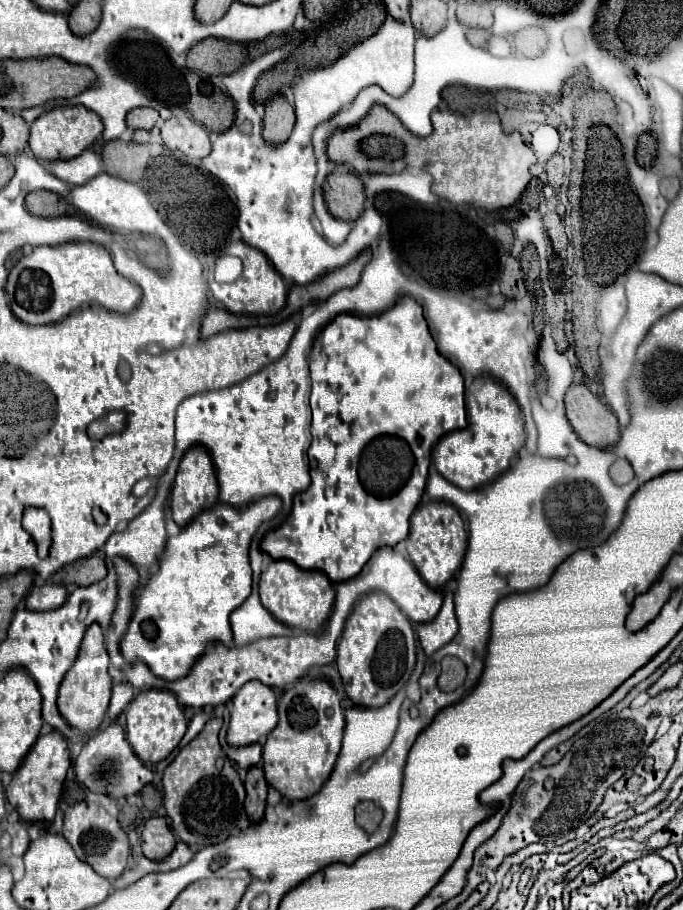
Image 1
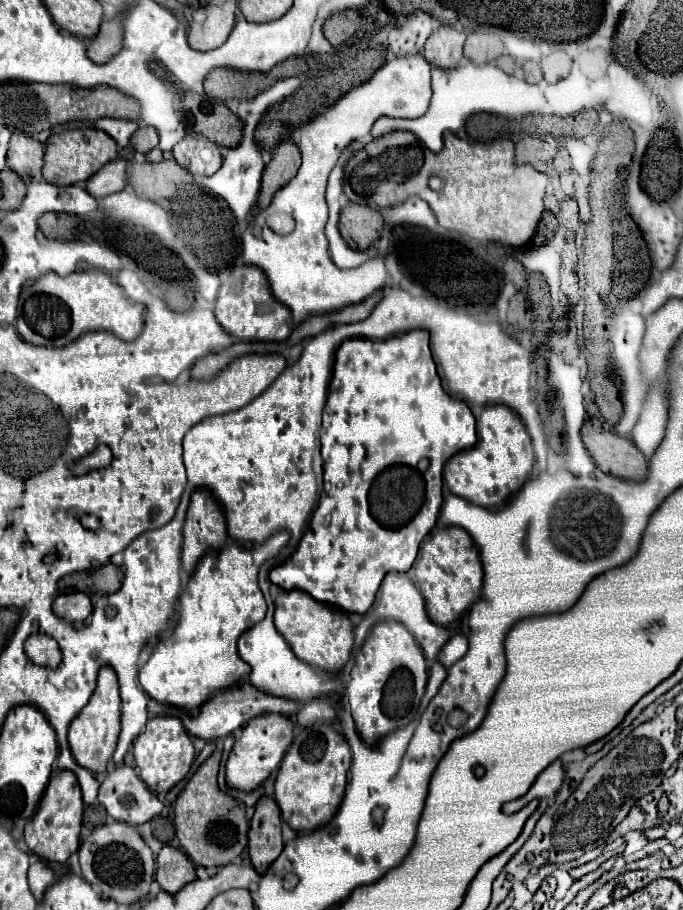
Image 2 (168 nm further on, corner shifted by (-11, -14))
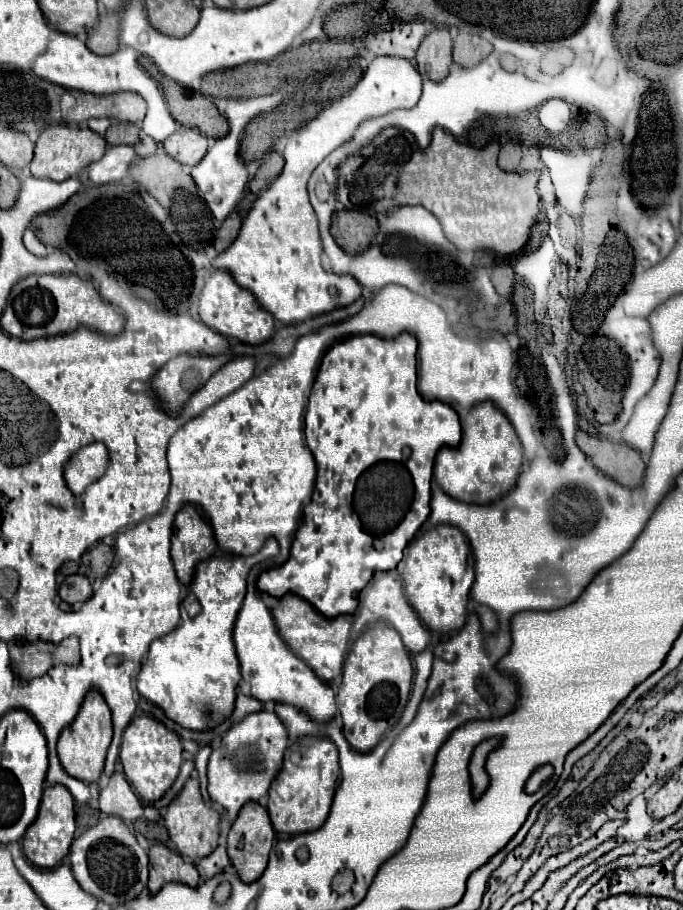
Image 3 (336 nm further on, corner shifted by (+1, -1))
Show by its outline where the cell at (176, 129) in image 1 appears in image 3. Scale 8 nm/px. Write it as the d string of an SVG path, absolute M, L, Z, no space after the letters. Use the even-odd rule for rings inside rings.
M184 129L172 133L164 141L164 149L170 157L180 161L182 165L196 165L208 151L206 137L194 129Z

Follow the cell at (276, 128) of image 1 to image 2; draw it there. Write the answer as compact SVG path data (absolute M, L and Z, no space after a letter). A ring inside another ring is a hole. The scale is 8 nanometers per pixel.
M284 140L272 154L272 160L268 162L264 176L262 176L262 188L256 202L256 208L266 208L274 196L276 190L286 186L300 168L300 150L292 140Z

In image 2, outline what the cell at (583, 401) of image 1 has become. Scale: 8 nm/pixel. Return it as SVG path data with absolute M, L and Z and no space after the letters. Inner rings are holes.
M598 418L586 420L582 440L602 472L636 482L648 478L648 462L644 454L628 438L614 436L610 430L604 430Z

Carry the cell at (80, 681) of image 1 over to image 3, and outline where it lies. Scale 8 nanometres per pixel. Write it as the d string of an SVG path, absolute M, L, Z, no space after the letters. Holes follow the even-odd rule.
M90 689L88 695L82 701L82 707L74 721L62 731L58 739L58 757L62 767L76 779L82 779L86 783L98 781L100 771L104 767L106 751L112 741L112 719L110 719L110 709L104 703L104 697L100 691Z

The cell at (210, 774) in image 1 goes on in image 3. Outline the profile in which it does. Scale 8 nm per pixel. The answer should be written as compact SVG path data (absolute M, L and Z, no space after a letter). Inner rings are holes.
M192 775L186 781L182 791L168 805L166 815L164 815L164 825L166 825L168 835L170 835L170 839L176 845L180 855L186 855L190 859L202 859L202 857L210 855L216 849L218 837L220 837L220 813L212 811L204 803L204 799L200 795L200 785L198 785L196 775Z

